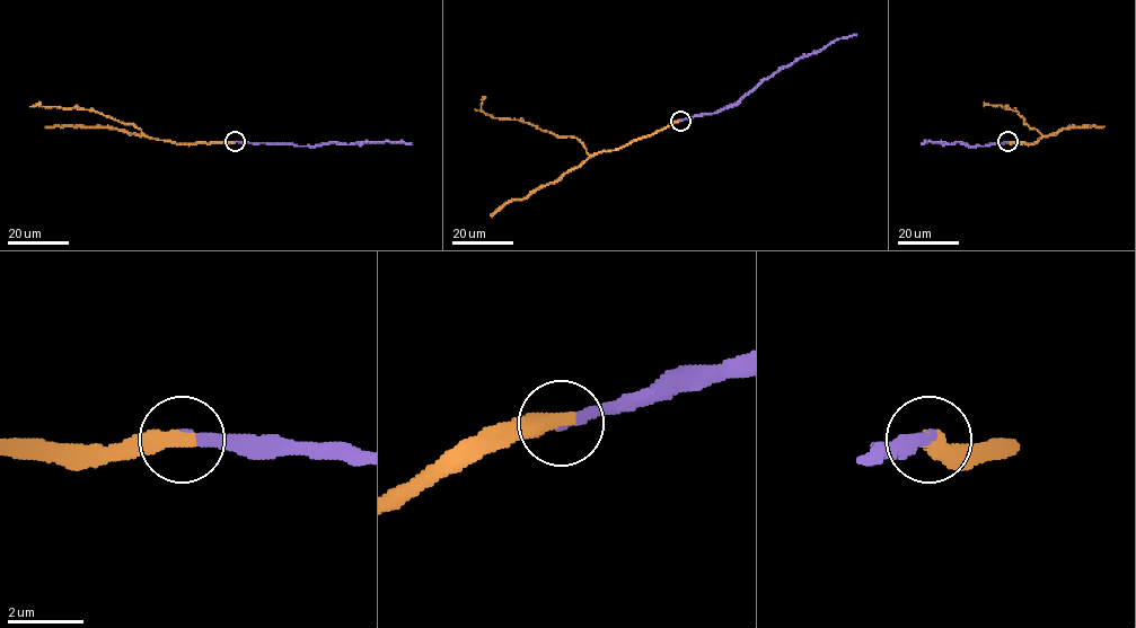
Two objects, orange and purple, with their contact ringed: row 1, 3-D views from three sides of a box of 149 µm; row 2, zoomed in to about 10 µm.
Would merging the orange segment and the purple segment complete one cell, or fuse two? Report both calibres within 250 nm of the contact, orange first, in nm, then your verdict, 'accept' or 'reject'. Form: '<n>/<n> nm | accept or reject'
480/280 nm | accept

